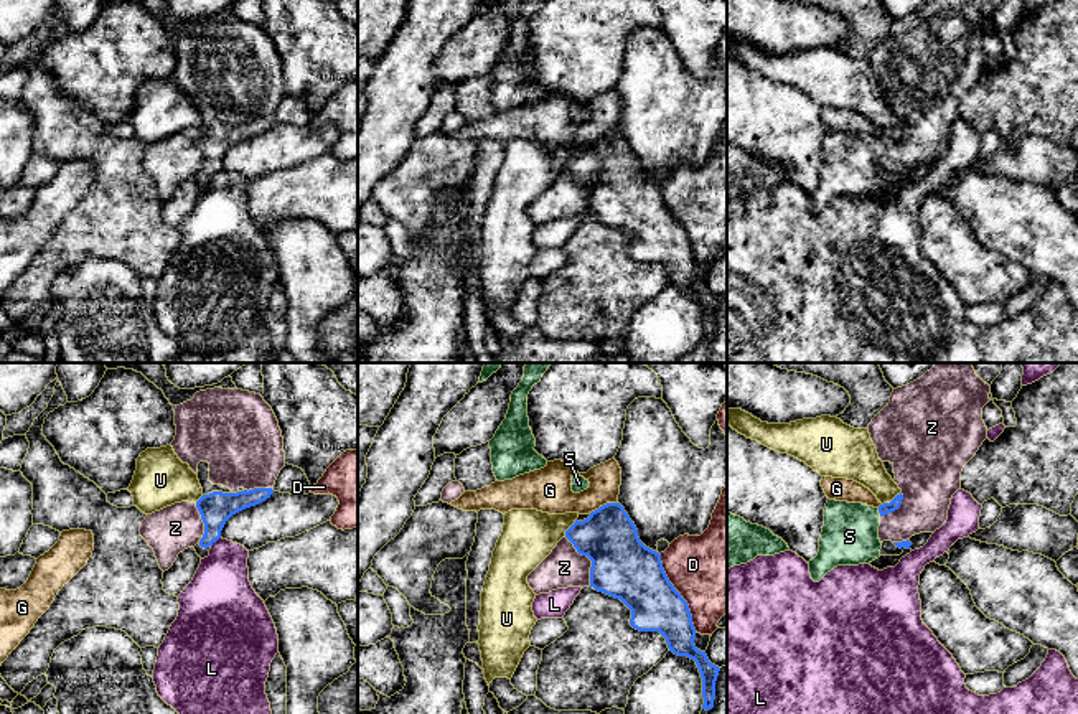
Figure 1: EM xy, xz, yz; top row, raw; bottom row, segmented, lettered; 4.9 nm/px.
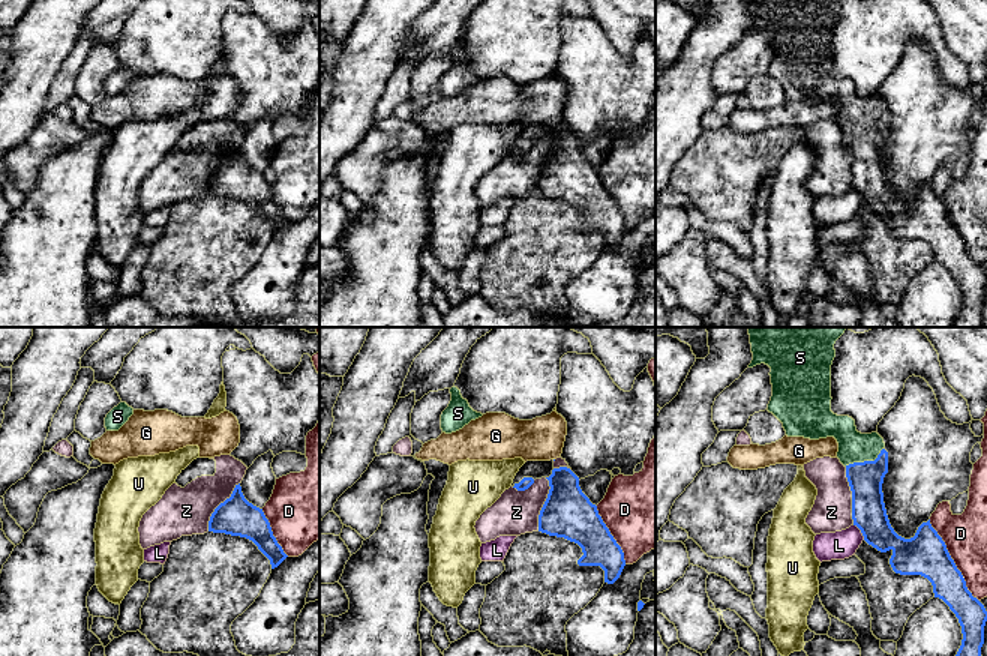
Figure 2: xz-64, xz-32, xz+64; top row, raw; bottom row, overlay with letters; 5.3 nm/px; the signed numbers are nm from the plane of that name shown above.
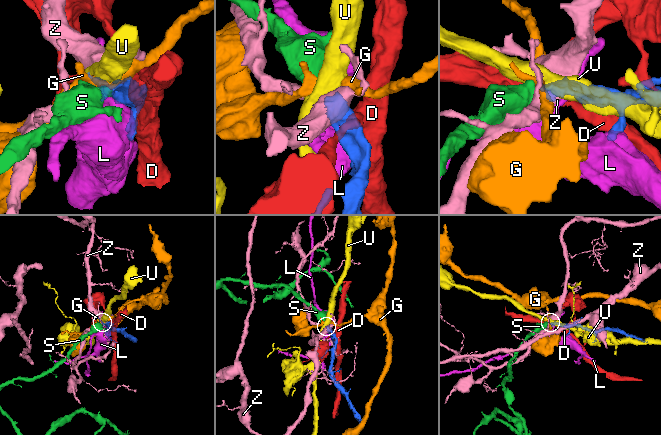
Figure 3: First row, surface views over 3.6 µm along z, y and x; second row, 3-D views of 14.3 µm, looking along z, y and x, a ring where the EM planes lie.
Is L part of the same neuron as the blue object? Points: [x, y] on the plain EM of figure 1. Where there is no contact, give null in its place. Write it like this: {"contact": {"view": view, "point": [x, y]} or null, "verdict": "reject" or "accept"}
{"contact": {"view": "xy", "point": [216, 170]}, "verdict": "reject"}

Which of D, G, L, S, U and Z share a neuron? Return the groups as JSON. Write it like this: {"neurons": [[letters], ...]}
{"neurons": [["D"], ["G"], ["L"], ["S"], ["U"], ["Z"]]}

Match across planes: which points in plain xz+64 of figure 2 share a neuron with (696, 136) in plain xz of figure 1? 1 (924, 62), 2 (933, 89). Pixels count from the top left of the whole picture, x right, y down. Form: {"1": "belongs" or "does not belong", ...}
{"1": "belongs", "2": "belongs"}

